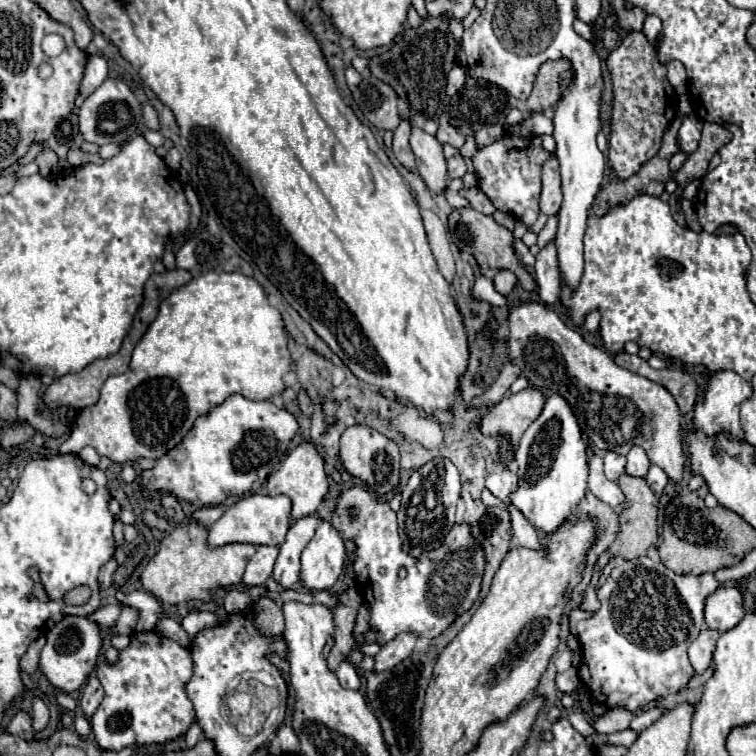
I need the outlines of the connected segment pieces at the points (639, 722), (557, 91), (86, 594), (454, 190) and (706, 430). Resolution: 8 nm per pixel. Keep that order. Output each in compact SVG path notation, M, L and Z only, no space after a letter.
M651 709L651 711L647 711L647 713L643 713L643 715L637 715L637 717L633 717L633 721L631 721L631 727L629 729L633 729L635 733L639 733L641 729L645 729L645 727L649 727L661 713L663 713L665 709Z
M569 59L547 61L539 69L539 75L535 79L535 87L533 87L531 95L525 101L517 101L517 99L509 97L507 103L511 107L517 107L523 113L531 113L531 111L543 113L543 111L551 109L561 99L561 93L569 87L569 83L571 83Z
M87 586L76 587L67 592L63 597L63 602L68 605L82 605L91 596L91 590Z
M453 179L453 181L449 181L449 185L447 185L447 191L445 191L445 197L447 197L447 201L455 207L455 209L461 209L461 207L469 207L469 201L467 199L461 199L461 195L459 195L459 189L463 187L463 183L461 183L461 179Z
M719 371L719 373L715 373L711 377L711 381L709 381L707 393L697 401L697 405L693 409L693 425L695 425L695 429L699 429L707 437L727 433L731 439L737 439L739 443L743 443L745 433L741 431L741 423L739 423L739 409L741 409L741 403L745 399L749 399L749 395L753 395L751 383L745 381L743 377L739 377L735 371Z

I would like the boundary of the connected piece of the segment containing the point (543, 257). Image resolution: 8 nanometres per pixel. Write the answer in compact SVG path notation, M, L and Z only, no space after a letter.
M549 243L547 247L543 247L539 251L537 263L535 263L535 281L537 281L537 287L539 287L541 301L545 305L553 305L559 299L559 293L561 293L555 243Z

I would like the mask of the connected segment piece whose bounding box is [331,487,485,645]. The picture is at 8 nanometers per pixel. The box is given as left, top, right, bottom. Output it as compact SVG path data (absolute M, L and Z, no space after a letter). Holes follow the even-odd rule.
M351 487L339 497L331 521L333 525L343 527L341 531L349 531L355 539L355 573L359 589L371 605L371 623L377 627L381 645L403 631L437 637L477 599L485 559L467 525L455 525L439 549L413 559L401 551L397 521L391 507L373 499L371 493L361 487ZM349 509L355 509L357 513L351 515ZM399 569L407 571L405 579L399 579Z

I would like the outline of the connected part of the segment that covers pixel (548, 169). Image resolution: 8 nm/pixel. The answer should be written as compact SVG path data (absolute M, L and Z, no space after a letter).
M551 157L543 167L543 191L541 191L541 213L557 215L561 205L561 179L559 179L559 163Z

